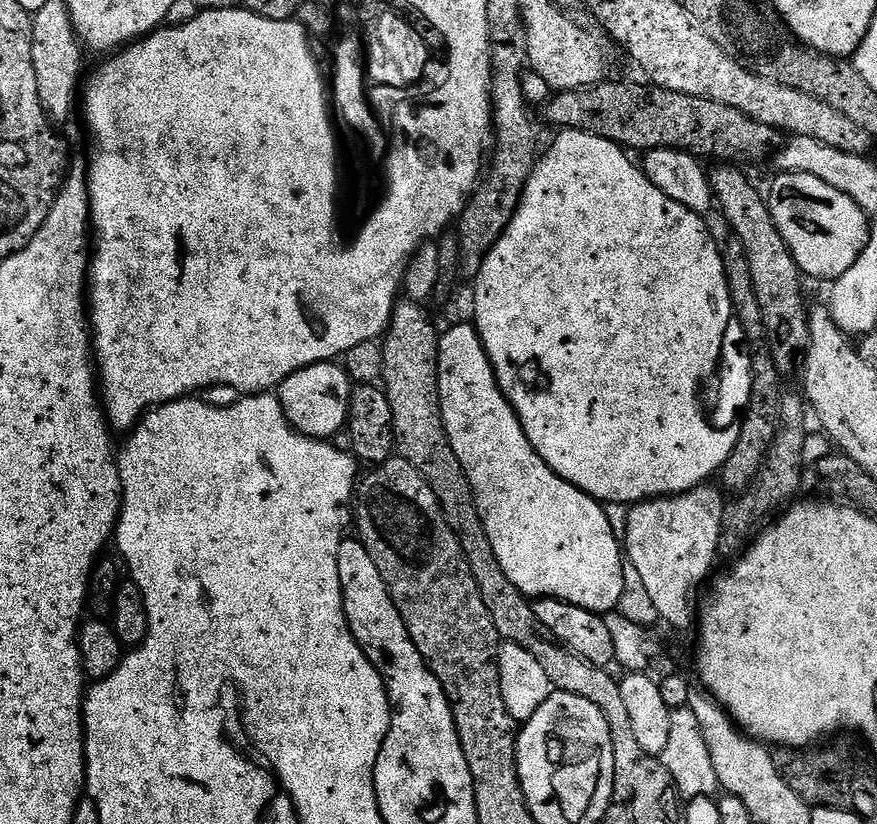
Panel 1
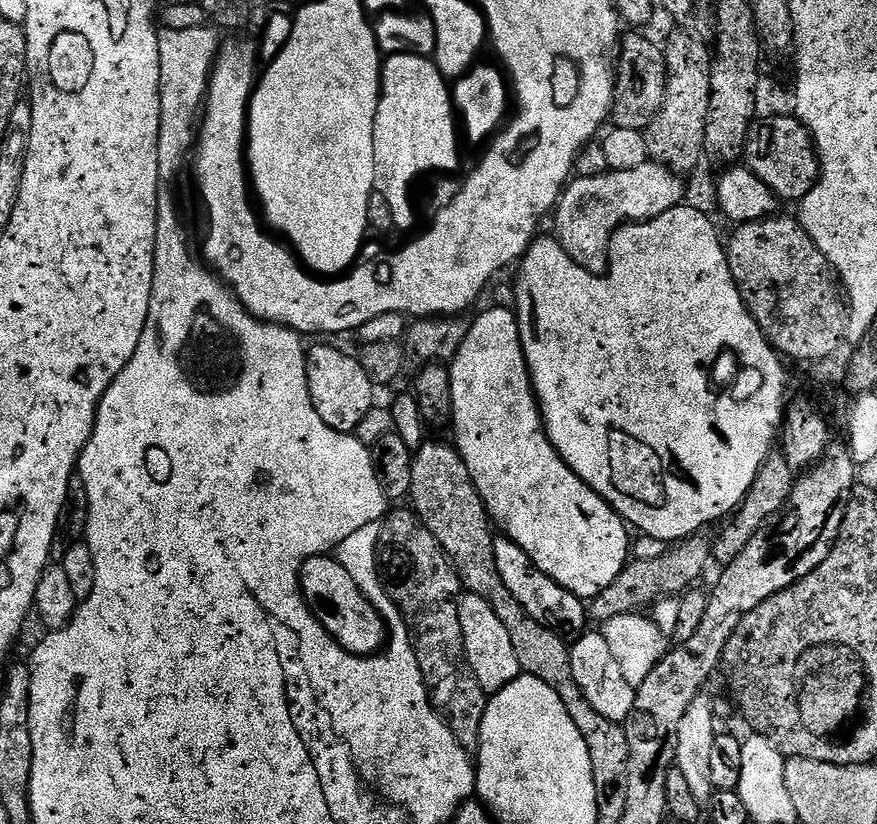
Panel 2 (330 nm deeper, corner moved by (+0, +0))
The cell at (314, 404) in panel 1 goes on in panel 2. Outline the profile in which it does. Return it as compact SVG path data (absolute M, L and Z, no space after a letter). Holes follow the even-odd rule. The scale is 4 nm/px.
M328 344L309 347L307 353L306 378L314 410L318 410L318 418L322 418L322 422L334 430L355 433L355 428L367 418L372 408L374 386L370 378L366 378L366 370L362 370L355 355L347 356L342 349L331 348Z

